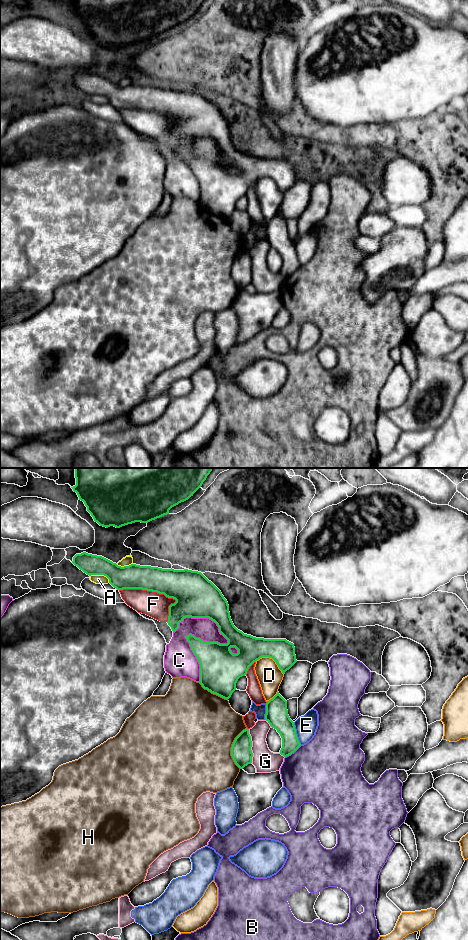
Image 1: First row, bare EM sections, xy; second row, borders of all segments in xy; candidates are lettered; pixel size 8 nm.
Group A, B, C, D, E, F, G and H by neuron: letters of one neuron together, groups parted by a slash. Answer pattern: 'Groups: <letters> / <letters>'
Groups: A / B / C / D / E G / F / H

